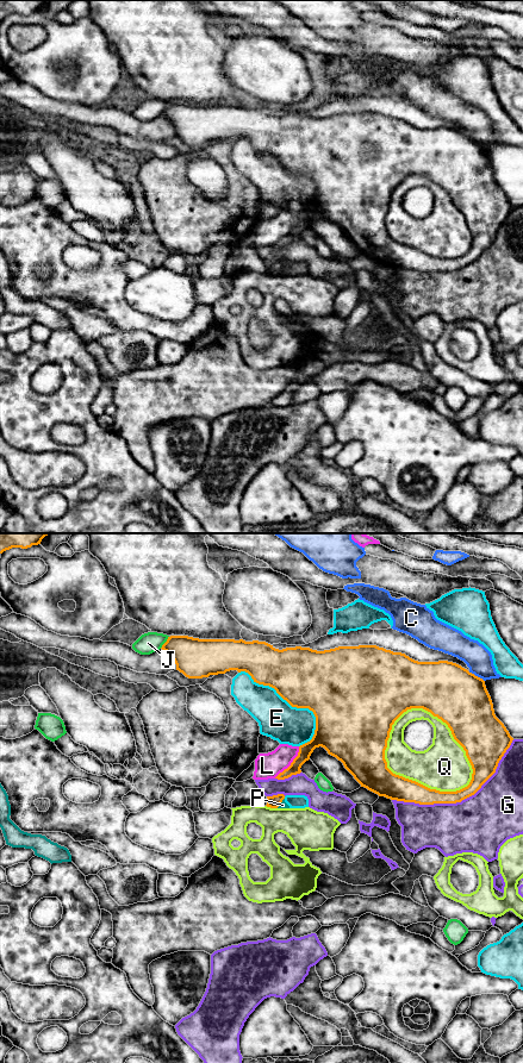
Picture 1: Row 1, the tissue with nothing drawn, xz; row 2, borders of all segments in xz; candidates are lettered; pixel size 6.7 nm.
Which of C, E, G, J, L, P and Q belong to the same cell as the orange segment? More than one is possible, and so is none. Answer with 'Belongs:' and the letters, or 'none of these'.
Belongs: none of these

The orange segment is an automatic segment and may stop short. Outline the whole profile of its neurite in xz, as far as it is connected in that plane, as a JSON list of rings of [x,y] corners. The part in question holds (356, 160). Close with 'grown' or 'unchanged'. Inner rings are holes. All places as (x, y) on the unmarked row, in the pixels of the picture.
[[[170,102],[161,115],[172,123],[176,137],[188,145],[208,144],[230,137],[245,138],[254,149],[274,155],[292,174],[309,175],[313,179],[316,196],[312,206],[299,213],[298,223],[287,236],[275,244],[278,246],[300,240],[301,232],[310,226],[313,217],[322,213],[329,221],[343,230],[361,254],[379,263],[419,271],[456,270],[474,262],[496,239],[499,227],[513,207],[504,190],[494,181],[485,148],[453,129],[418,129],[405,120],[393,119],[376,112],[338,113],[324,118],[301,113],[279,117],[266,108],[259,107],[199,106],[188,102]],[[411,175],[423,175],[448,192],[454,206],[466,218],[473,236],[472,246],[467,254],[456,258],[440,258],[396,242],[387,235],[385,217],[392,192],[404,179]]] | unchanged

